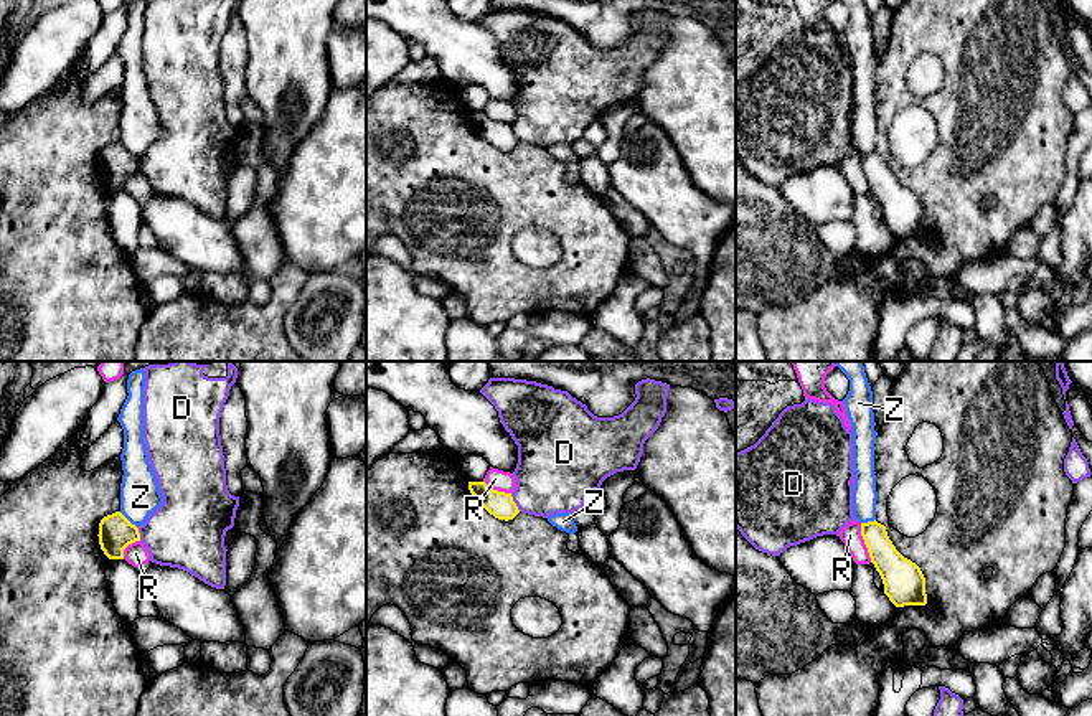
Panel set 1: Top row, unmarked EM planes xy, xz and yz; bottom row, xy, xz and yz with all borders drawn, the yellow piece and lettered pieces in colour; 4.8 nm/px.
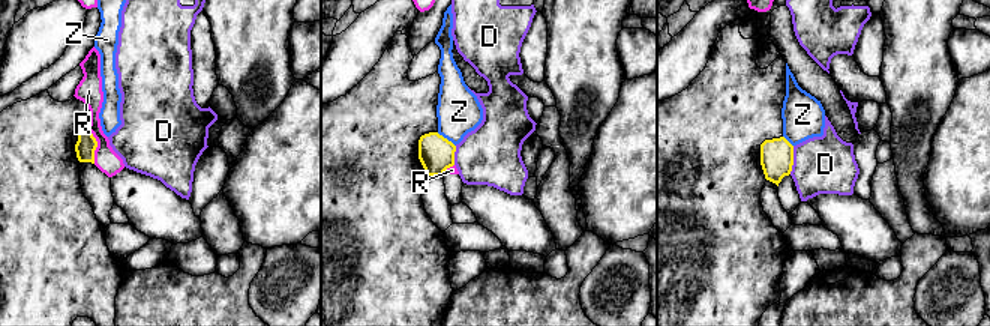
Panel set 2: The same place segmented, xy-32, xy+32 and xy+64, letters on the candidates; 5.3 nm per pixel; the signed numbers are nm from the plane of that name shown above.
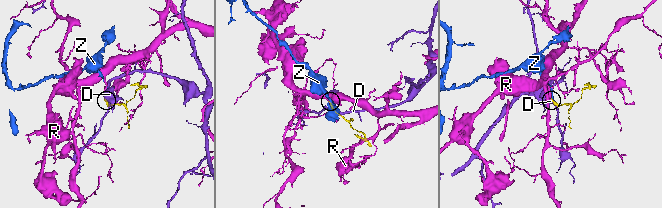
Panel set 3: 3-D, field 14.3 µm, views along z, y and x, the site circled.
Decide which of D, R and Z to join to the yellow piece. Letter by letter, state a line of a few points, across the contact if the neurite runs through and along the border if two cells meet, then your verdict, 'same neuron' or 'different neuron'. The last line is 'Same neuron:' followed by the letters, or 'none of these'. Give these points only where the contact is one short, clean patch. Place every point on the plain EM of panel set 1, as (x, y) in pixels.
D: different neuron
R: line yz (860, 154), (860, 164), (871, 192); different neuron
Z: line xy (119, 142), (136, 157); different neuron
Same neuron: none of these

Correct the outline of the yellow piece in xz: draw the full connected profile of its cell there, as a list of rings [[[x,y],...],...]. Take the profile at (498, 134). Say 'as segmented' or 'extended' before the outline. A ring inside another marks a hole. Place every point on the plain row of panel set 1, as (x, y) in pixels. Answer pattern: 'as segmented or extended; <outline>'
as segmented; [[[468,112],[468,120],[473,129],[498,150],[508,152],[520,144],[511,124],[493,120],[485,112]]]

